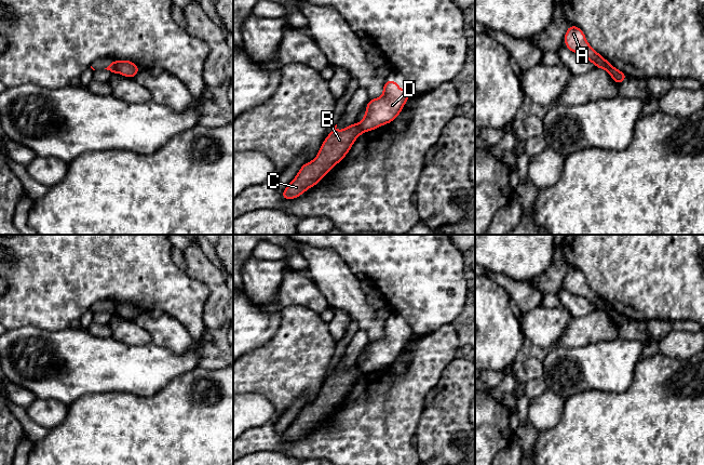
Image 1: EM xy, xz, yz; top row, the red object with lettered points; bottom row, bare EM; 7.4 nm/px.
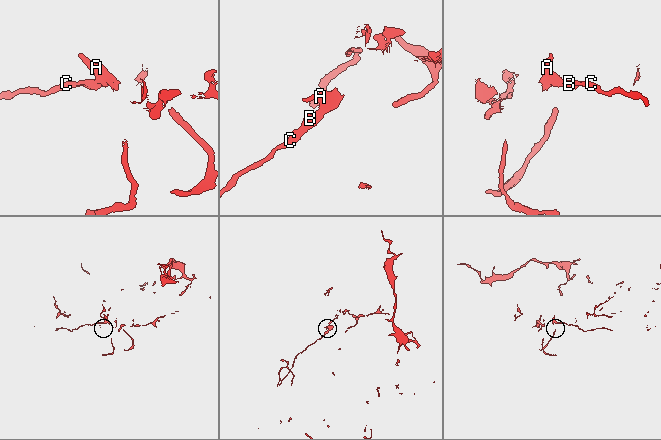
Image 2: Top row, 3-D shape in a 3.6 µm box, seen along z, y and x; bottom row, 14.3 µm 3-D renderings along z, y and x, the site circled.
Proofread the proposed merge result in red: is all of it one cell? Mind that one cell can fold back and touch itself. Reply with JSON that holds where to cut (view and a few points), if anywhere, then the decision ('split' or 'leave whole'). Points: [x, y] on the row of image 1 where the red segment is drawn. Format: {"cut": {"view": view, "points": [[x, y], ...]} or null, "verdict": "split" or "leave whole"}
{"cut": {"view": "xy", "points": [[116, 62], [119, 71]]}, "verdict": "split"}

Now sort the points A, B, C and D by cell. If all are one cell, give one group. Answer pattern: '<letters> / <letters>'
A D / B C

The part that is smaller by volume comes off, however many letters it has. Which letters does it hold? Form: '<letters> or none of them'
B, C

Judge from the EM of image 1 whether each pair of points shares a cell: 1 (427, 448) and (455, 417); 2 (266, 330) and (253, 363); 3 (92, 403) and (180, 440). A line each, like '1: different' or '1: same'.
1: same
2: different
3: same

